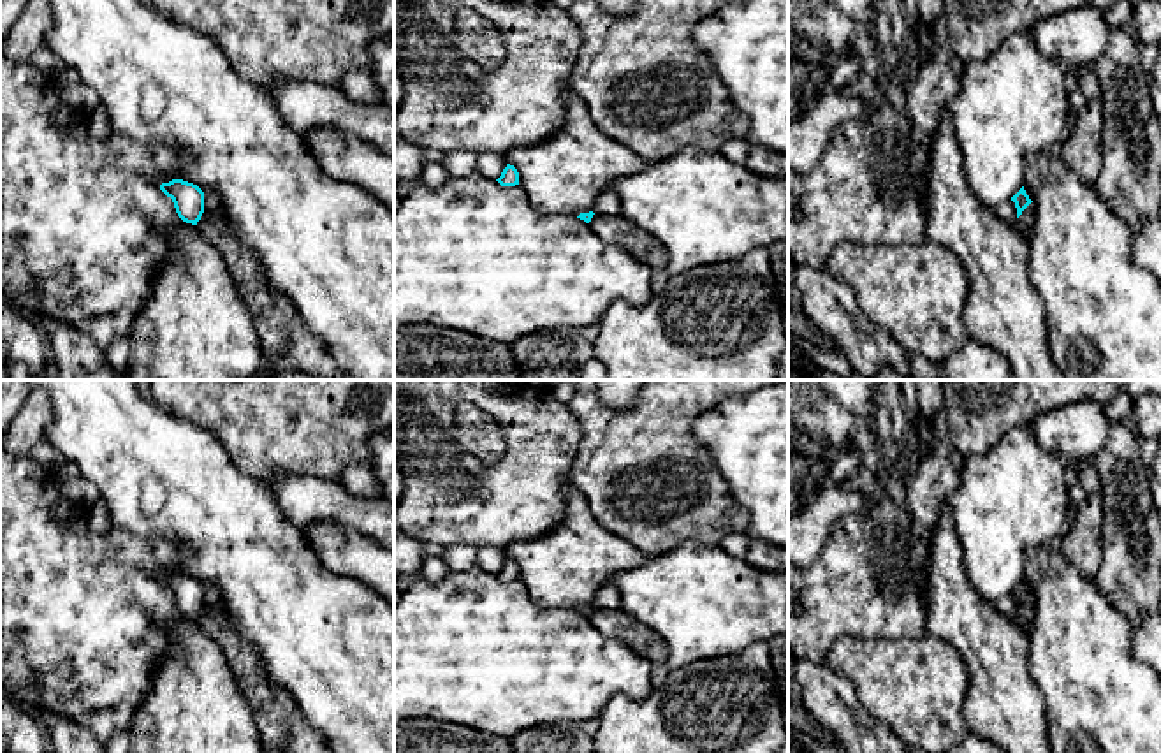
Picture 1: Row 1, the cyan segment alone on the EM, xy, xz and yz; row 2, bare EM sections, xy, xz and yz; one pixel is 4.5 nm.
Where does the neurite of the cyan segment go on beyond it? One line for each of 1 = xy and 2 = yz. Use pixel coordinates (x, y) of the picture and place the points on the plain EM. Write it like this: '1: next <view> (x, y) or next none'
1: next none
2: next none

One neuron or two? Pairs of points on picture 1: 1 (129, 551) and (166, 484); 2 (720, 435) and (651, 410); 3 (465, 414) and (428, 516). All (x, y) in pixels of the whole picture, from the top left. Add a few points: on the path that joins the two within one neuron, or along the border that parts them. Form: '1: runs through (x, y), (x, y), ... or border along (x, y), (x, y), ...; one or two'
1: border along (115, 526), (138, 535), (150, 553), (167, 565); two
2: border along (723, 398), (693, 424), (693, 435), (713, 461); two
3: border along (463, 400), (454, 412), (454, 440), (488, 467); two

